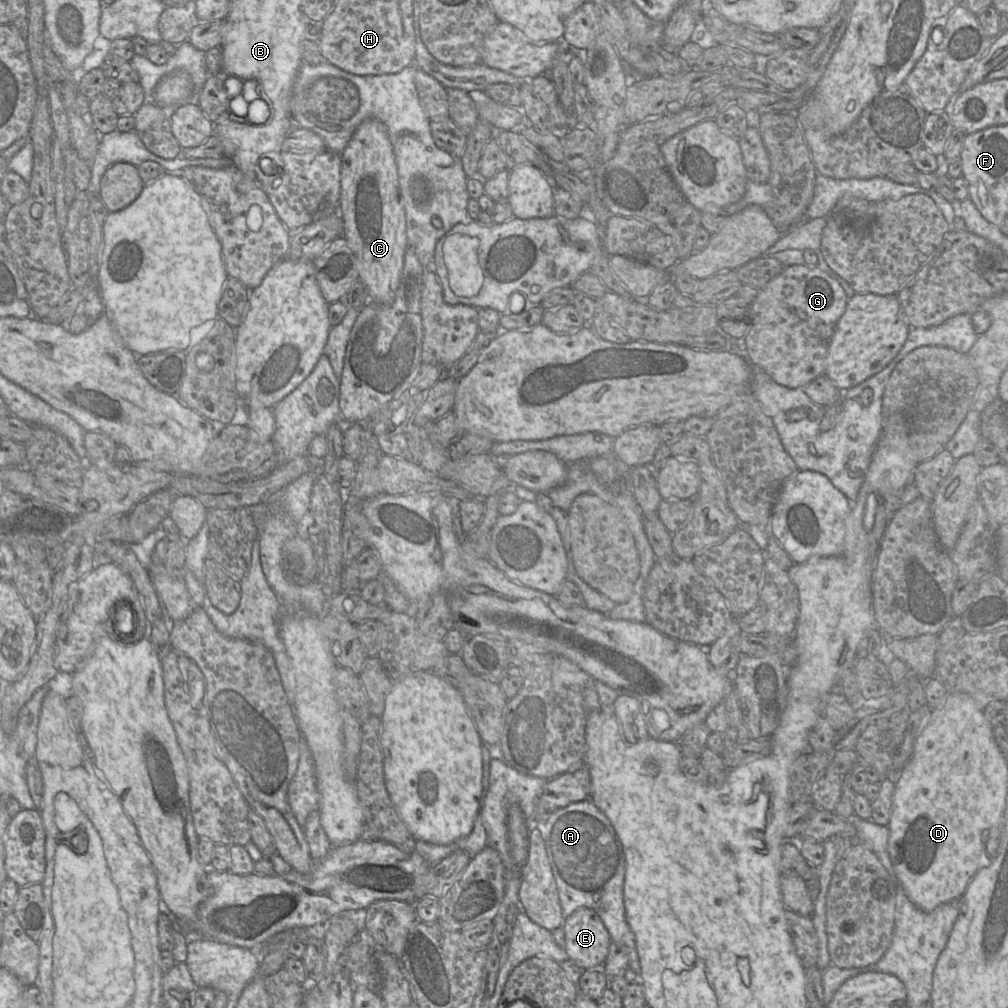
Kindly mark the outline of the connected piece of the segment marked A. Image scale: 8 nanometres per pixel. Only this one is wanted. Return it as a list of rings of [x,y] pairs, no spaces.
[[[587,798],[554,811],[538,828],[556,881],[564,918],[579,907],[593,909],[608,930],[611,940],[626,951],[629,968],[640,975],[635,936],[625,916],[625,854],[611,821],[591,798]]]

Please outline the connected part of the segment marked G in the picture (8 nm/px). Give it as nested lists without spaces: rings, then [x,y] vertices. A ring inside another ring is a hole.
[[[805,264],[785,266],[779,275],[759,289],[752,302],[752,325],[742,341],[744,356],[776,383],[803,389],[810,381],[825,374],[828,345],[848,300],[842,286],[818,267]]]

